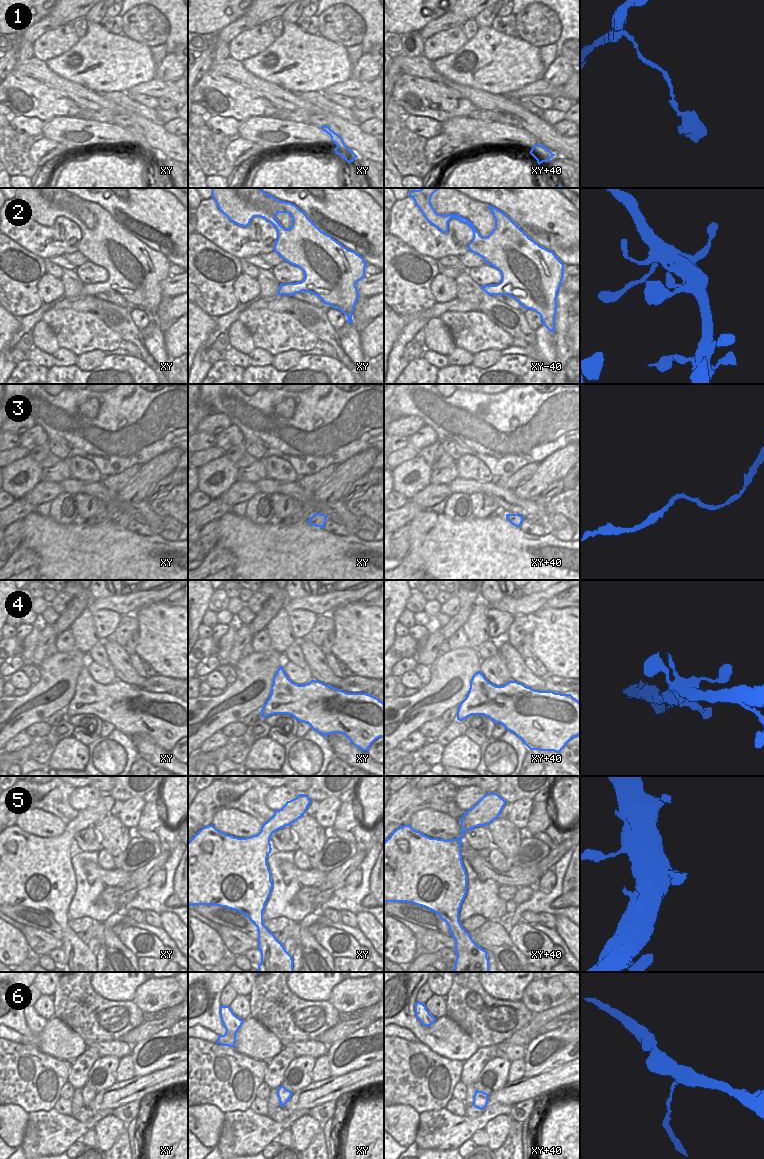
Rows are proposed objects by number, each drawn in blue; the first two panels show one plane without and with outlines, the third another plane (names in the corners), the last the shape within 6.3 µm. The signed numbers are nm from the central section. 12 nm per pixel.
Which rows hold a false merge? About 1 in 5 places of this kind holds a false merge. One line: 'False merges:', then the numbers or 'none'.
False merges: 3

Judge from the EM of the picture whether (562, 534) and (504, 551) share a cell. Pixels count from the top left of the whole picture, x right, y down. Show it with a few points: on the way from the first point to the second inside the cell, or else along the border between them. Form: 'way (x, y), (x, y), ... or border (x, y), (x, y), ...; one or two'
border (553, 533), (560, 540), (569, 541); two

